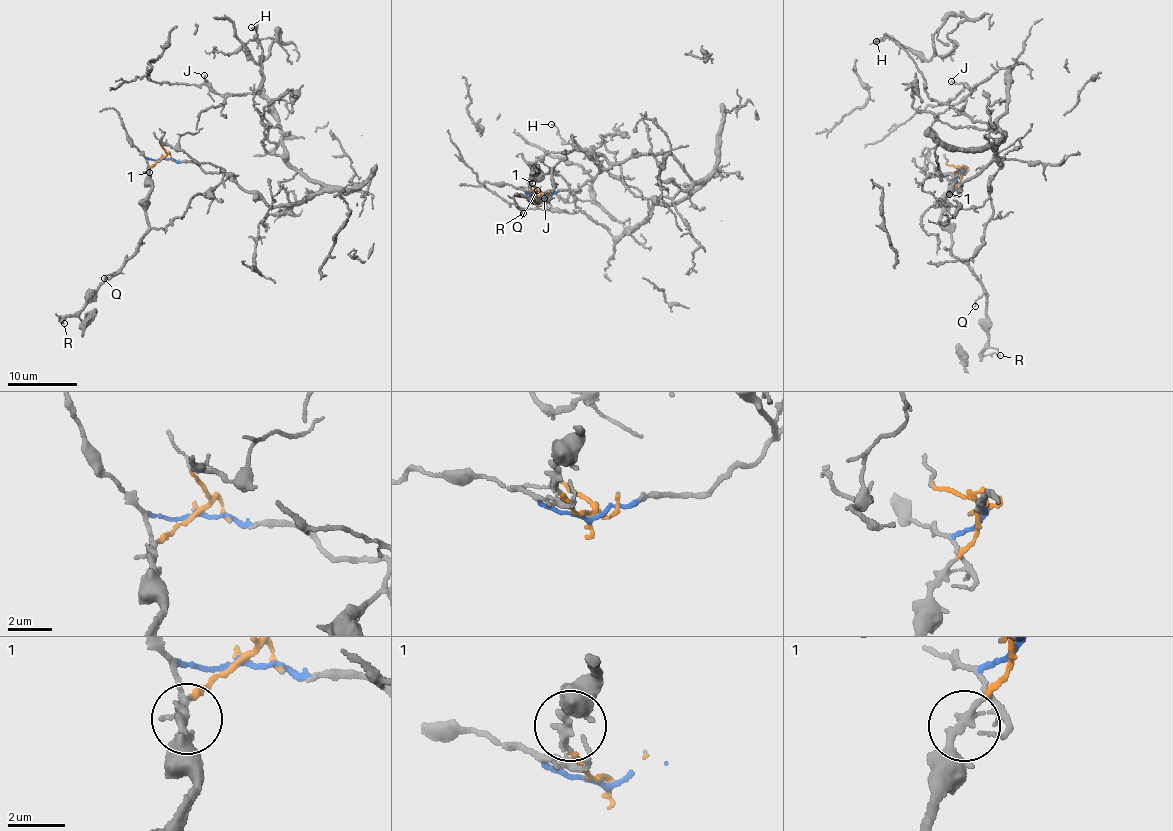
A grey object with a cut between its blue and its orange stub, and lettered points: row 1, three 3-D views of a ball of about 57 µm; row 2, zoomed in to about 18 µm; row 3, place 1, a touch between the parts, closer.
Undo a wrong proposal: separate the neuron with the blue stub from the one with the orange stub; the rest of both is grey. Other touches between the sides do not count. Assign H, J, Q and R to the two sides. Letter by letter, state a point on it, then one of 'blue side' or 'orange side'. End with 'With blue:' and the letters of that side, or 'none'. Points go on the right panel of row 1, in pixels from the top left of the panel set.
H: place (876, 41); blue side
J: place (951, 81); blue side
Q: place (975, 306); orange side
R: place (1000, 355); orange side
With blue: H, J

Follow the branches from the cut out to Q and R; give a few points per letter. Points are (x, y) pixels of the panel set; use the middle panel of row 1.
Q: (541, 196), (535, 195), (531, 185), (537, 169), (544, 174), (551, 168), (555, 190), (548, 197), (536, 190)
R: (541, 196), (531, 185), (537, 169), (544, 174), (551, 168), (555, 187), (544, 200), (515, 196), (524, 213)

